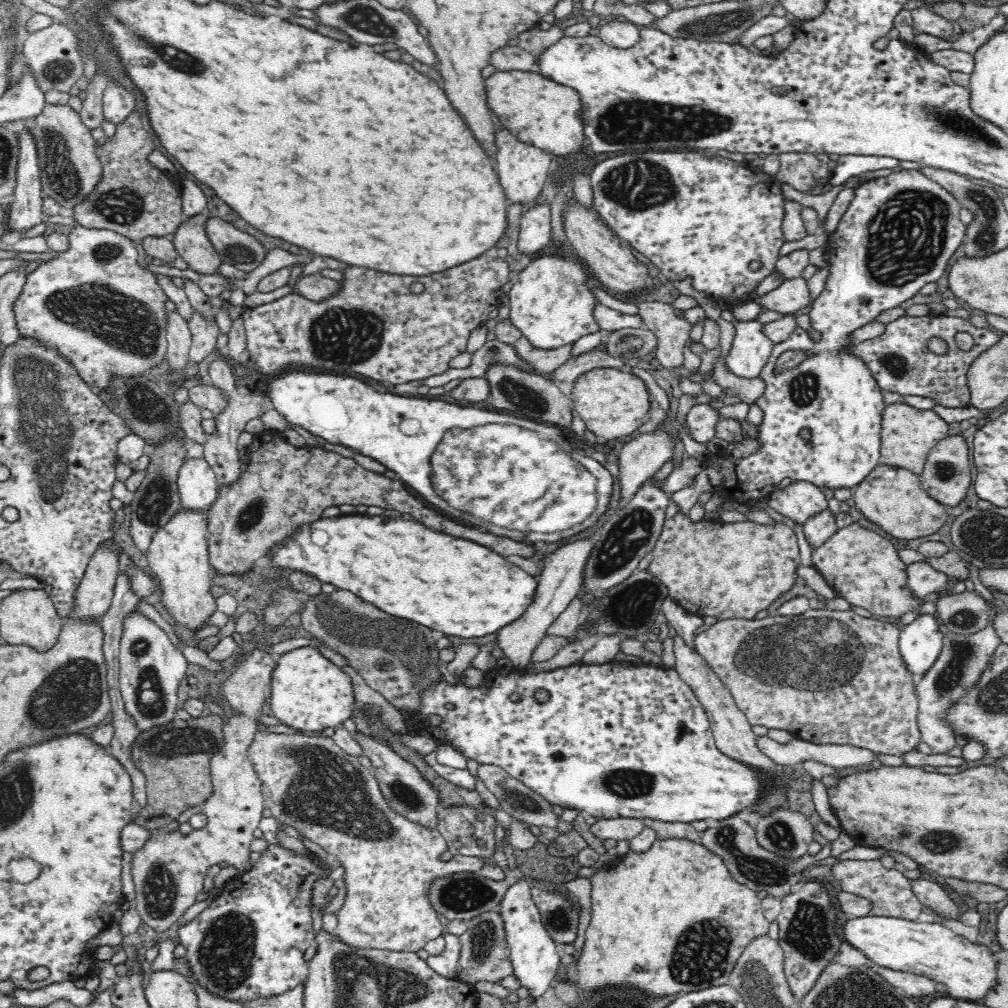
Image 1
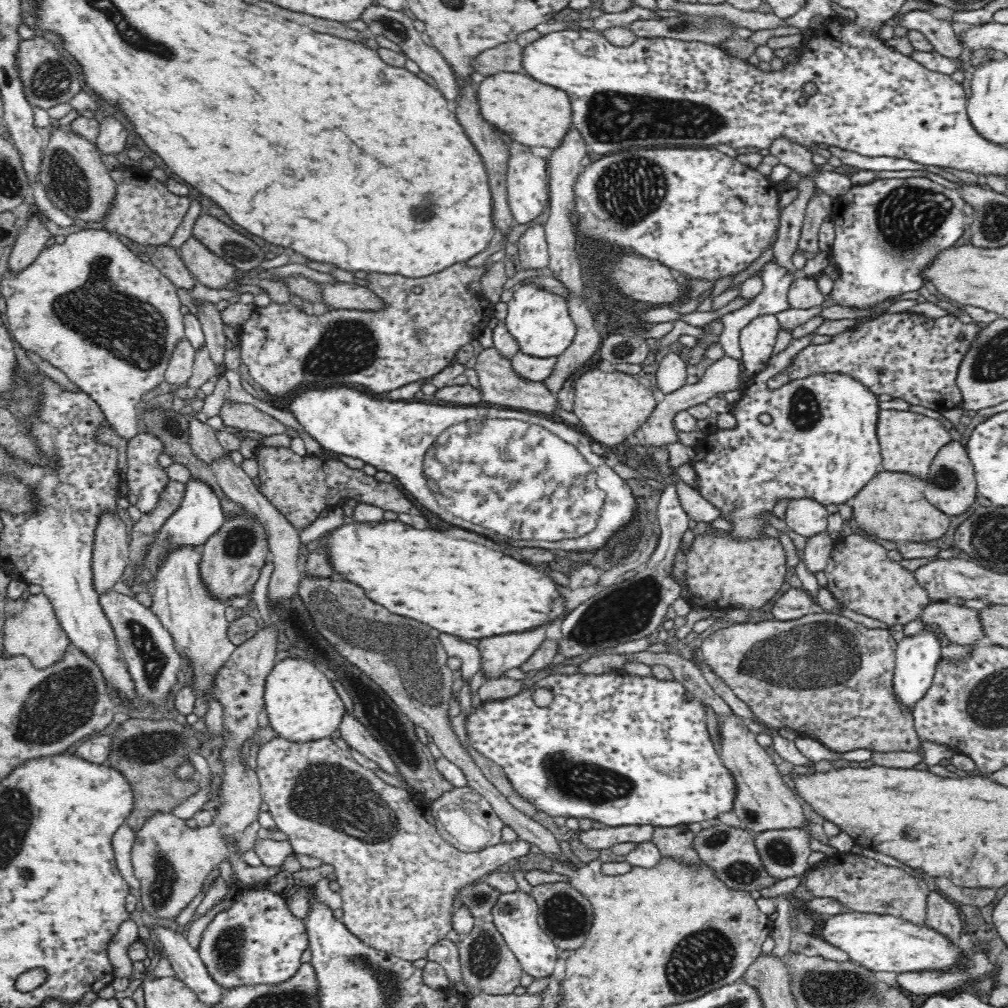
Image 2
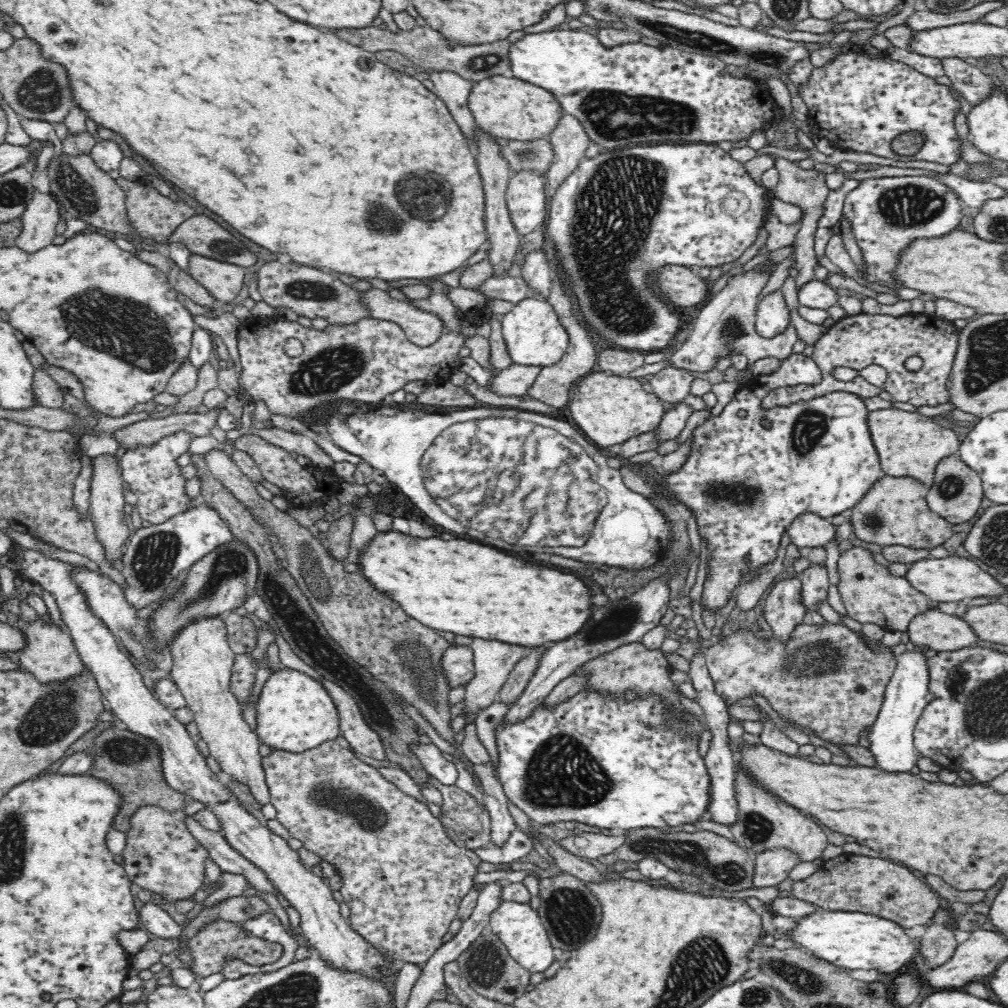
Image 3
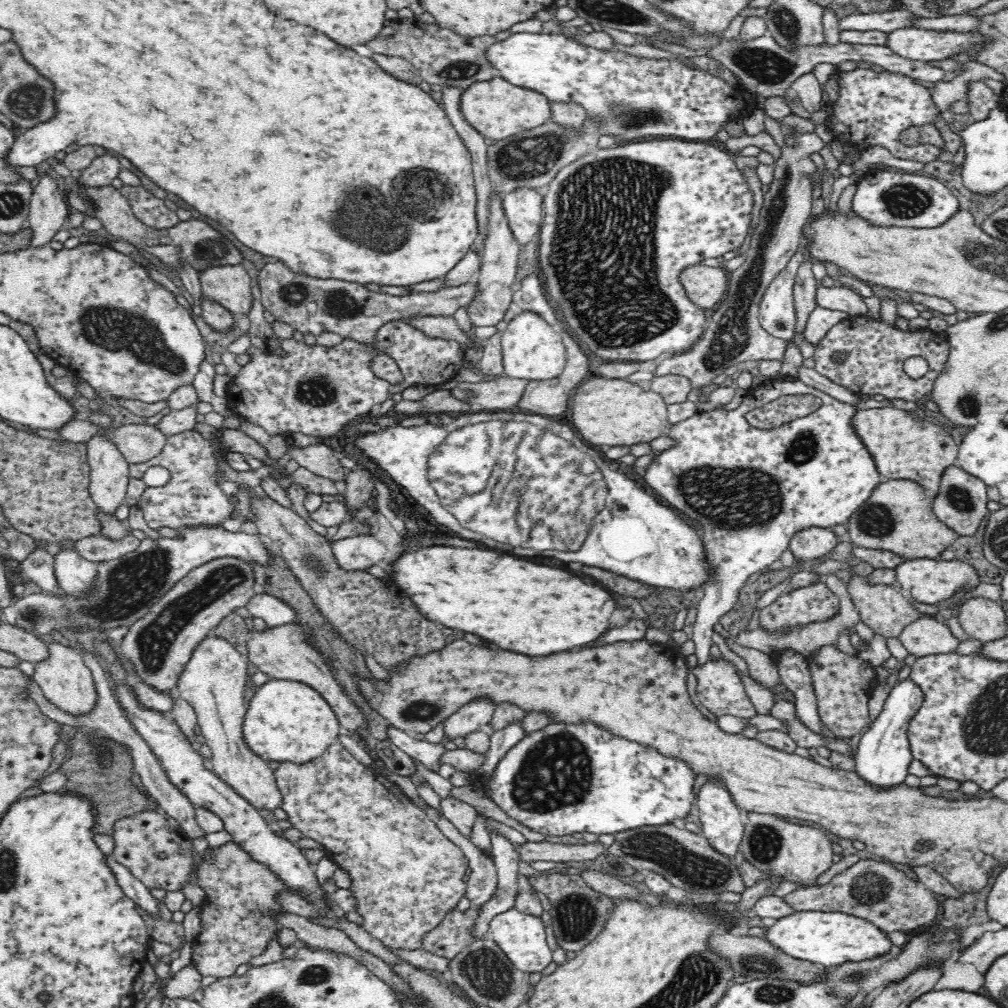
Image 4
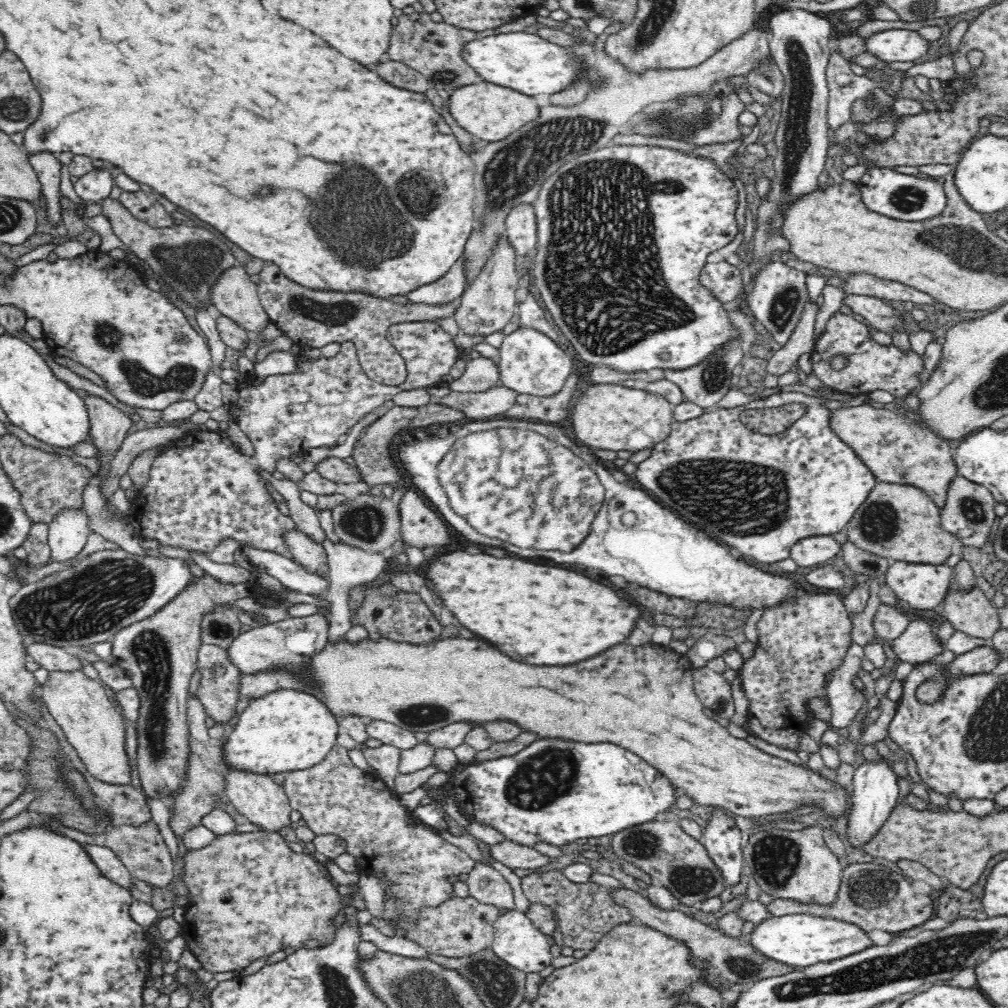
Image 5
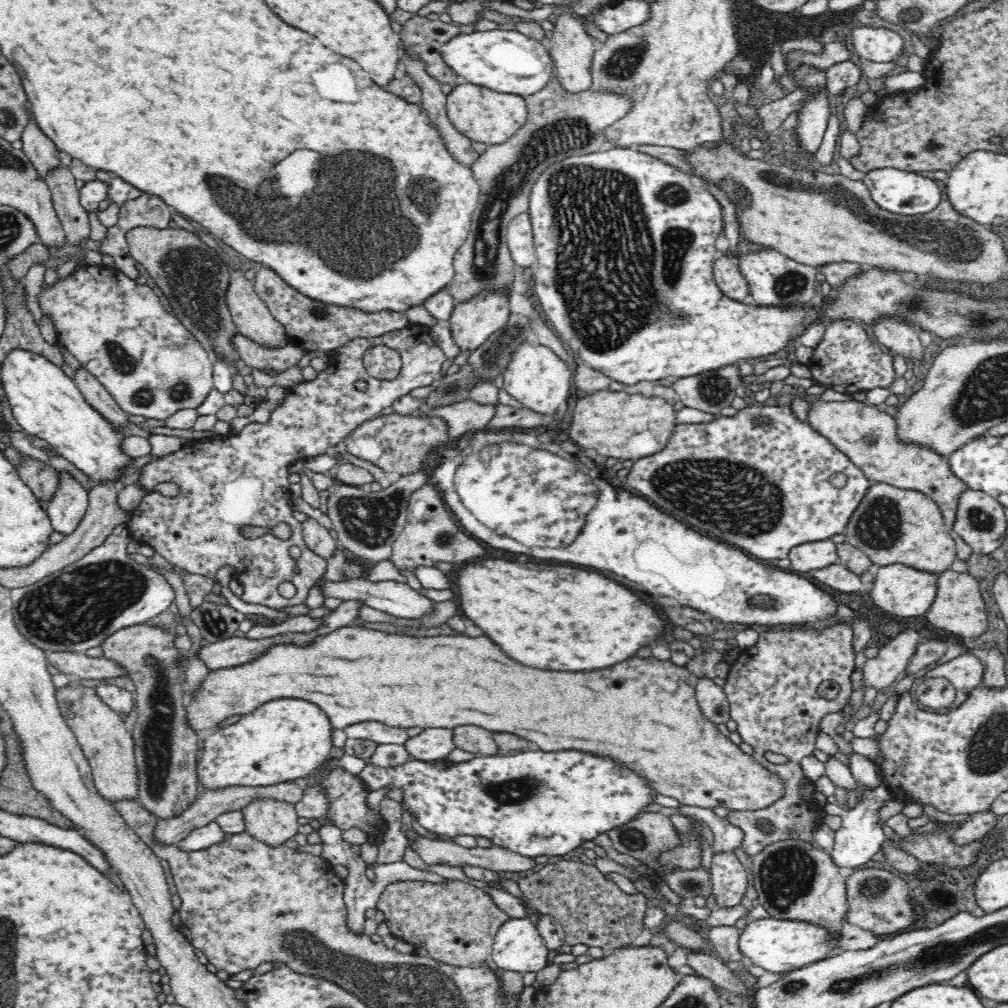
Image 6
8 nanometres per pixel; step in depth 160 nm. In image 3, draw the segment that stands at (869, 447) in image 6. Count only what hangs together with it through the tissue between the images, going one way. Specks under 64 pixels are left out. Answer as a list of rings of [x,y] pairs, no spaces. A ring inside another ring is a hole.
[[[896,407],[870,411],[868,429],[879,454],[882,470],[888,476],[912,477],[928,488],[932,486],[938,462],[950,454],[957,454],[961,444],[956,433],[943,428],[941,423],[921,413],[904,411]]]

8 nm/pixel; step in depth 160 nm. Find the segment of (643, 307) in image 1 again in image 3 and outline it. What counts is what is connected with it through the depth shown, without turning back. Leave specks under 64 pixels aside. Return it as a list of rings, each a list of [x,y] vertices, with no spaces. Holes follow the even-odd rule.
[[[668,365],[652,376],[650,386],[663,401],[678,402],[688,396],[692,380],[694,376],[690,372]]]

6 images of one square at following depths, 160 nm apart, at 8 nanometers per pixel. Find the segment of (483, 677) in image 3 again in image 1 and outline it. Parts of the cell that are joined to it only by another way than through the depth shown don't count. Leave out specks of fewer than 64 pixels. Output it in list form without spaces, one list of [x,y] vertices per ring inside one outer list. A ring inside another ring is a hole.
[[[589,535],[558,546],[554,552],[544,558],[541,572],[536,576],[538,586],[534,590],[532,602],[528,604],[520,618],[516,618],[515,622],[498,631],[498,647],[508,656],[514,667],[522,670],[531,663],[534,650],[545,638],[547,628],[552,625],[557,616],[560,616],[561,612],[569,608],[571,600],[582,588],[580,585],[582,584],[582,568],[593,546],[593,535]]]

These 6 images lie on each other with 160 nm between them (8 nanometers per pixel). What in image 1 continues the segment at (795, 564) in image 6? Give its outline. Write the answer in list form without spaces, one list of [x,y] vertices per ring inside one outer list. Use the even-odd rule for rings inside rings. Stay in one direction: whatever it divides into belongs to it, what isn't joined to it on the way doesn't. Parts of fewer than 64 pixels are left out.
[[[794,480],[783,488],[776,488],[765,499],[774,510],[802,525],[810,516],[828,508],[824,492],[807,480]]]

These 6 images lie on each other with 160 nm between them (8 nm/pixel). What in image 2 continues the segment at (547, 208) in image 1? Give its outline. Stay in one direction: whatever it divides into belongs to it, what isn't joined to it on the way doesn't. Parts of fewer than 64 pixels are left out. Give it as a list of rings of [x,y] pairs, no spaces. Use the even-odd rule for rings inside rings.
[[[530,224],[518,238],[516,247],[523,269],[548,267],[550,255],[543,224]]]

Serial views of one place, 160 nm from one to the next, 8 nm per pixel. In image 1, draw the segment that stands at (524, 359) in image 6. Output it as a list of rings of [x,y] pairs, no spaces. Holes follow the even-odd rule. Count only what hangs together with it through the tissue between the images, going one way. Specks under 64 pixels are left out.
[[[540,253],[527,261],[508,294],[509,319],[532,346],[552,350],[601,330],[594,318],[593,308],[598,301],[589,288],[593,284],[589,282],[587,266],[572,256],[551,253]]]

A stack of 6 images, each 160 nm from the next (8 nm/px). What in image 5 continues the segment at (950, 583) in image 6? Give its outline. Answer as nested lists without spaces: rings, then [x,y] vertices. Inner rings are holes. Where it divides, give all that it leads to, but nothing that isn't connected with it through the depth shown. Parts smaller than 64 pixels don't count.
[[[977,586],[969,591],[951,588],[937,611],[955,631],[974,638],[991,641],[994,634],[1002,629],[999,609]]]

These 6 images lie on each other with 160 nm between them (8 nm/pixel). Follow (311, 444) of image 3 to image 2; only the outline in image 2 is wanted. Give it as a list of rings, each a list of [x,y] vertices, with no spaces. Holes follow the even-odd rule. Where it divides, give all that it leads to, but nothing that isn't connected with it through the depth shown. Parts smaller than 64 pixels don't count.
[[[227,397],[224,398],[218,415],[225,427],[238,427],[242,431],[252,430],[252,432],[260,432],[260,434],[266,436],[286,432],[285,426],[266,412],[254,407],[252,404],[232,402]]]

